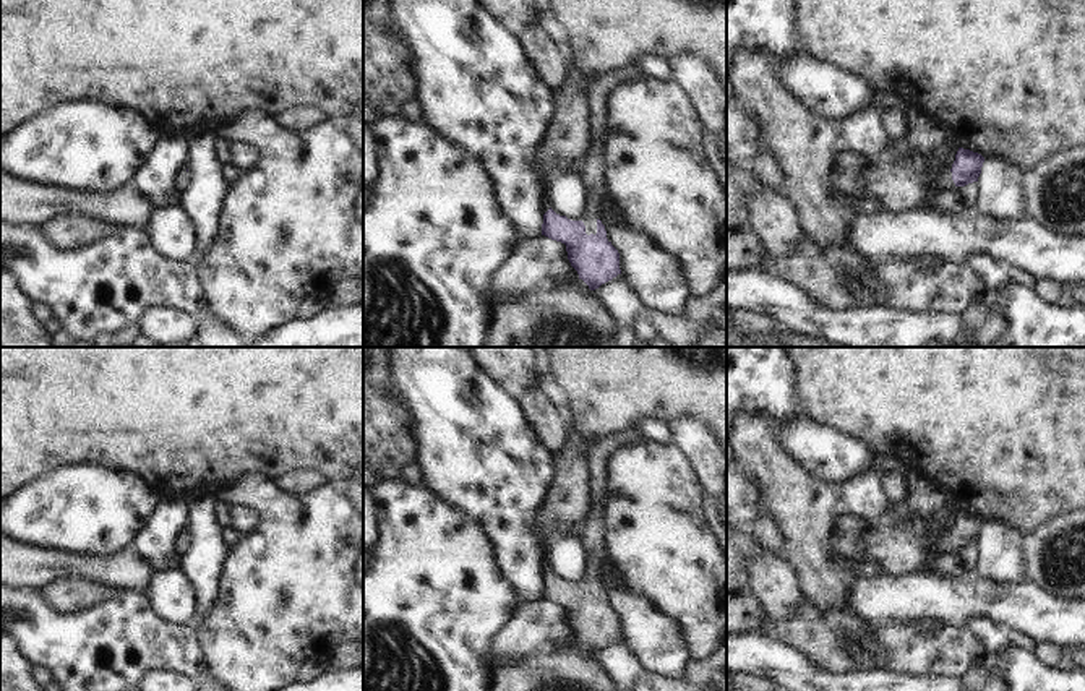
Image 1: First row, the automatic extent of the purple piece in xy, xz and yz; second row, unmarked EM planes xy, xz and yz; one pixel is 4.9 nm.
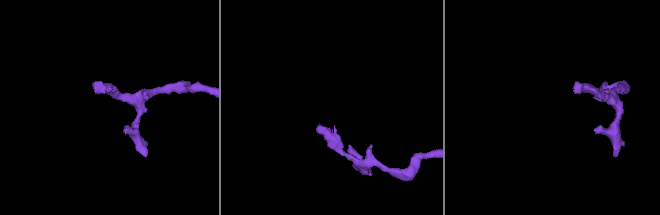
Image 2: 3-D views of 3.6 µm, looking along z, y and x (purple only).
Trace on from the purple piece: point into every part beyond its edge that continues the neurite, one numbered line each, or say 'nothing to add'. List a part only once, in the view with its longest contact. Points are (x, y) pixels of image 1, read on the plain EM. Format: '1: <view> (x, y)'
1: yz (899, 552)

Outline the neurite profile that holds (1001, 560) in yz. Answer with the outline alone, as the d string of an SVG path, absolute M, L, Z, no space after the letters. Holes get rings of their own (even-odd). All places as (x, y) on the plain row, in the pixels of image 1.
M984 522L978 540L976 574L994 584L1027 581L1023 534L1004 522Z

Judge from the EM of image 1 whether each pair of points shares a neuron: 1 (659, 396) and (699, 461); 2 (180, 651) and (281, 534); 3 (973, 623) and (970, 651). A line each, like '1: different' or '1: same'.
1: different
2: different
3: different

